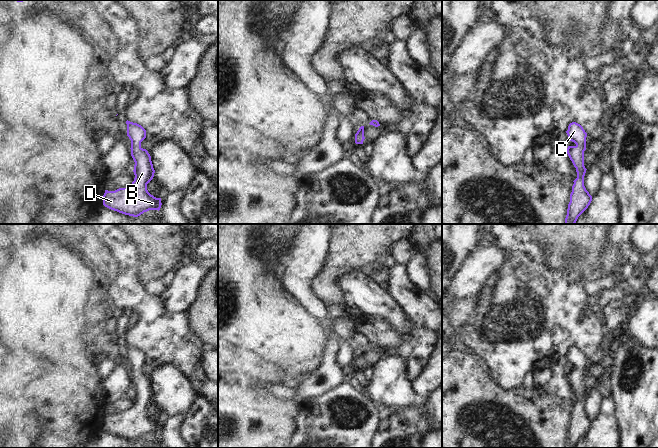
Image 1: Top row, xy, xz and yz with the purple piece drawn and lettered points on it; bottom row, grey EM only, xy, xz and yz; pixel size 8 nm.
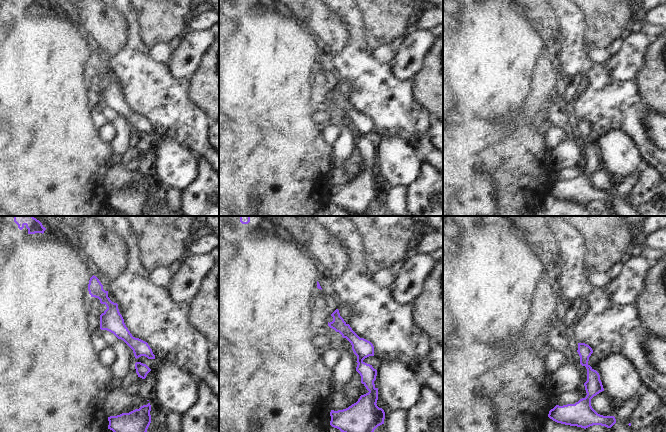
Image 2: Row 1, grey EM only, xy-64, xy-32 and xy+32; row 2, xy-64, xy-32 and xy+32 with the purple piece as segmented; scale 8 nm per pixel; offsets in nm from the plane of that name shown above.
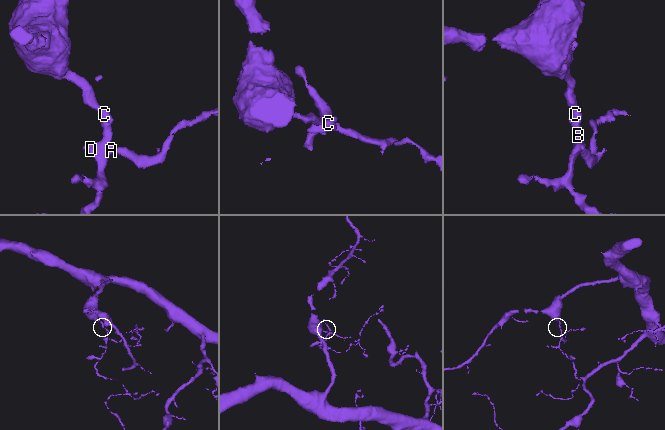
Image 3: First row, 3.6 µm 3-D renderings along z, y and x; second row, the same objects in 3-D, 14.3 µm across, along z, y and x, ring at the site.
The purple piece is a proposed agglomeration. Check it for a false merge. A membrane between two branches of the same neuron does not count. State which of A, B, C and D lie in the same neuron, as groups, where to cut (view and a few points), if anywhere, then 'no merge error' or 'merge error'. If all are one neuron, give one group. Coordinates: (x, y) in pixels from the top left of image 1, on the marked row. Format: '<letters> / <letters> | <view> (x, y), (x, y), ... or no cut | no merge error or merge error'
A B C D | no cut | no merge error

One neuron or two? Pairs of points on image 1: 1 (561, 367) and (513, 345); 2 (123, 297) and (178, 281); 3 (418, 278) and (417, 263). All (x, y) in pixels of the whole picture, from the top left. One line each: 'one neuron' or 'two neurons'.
1: two neurons
2: two neurons
3: one neuron

